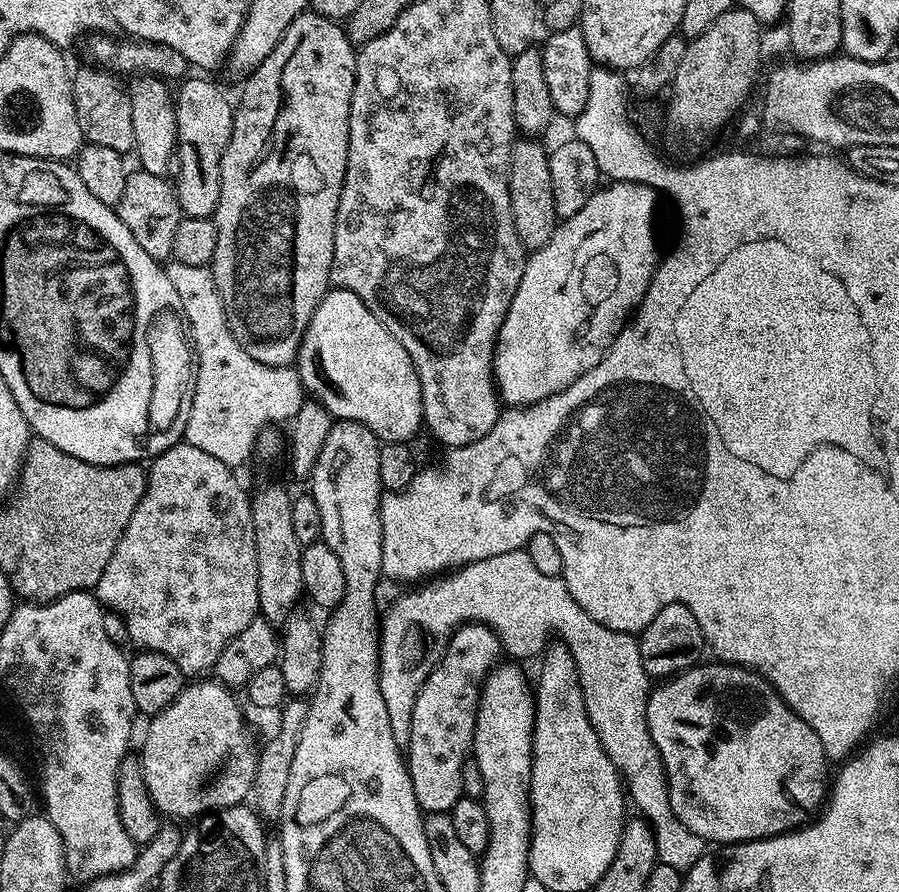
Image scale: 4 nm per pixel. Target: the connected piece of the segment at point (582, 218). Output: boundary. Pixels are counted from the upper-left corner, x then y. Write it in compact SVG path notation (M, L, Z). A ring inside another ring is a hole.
M612 182L601 187L590 198L590 202L578 210L578 214L561 219L557 223L552 238L546 242L546 246L535 249L524 261L524 273L522 282L518 282L518 290L510 302L510 310L500 327L500 333L496 336L496 351L492 353L492 375L496 381L497 393L505 405L523 406L536 404L547 396L558 394L570 387L575 380L582 378L582 374L589 372L608 353L608 348L614 342L614 338L624 329L630 317L638 307L638 301L644 296L645 288L650 286L652 276L656 273L658 255L656 256L656 189L645 184L625 184Z

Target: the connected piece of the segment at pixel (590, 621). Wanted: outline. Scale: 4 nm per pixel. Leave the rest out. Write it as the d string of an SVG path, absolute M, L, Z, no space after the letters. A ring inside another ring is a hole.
M527 550L466 564L425 584L428 584L425 588L416 588L398 597L392 609L382 616L380 689L397 746L401 750L410 746L418 690L422 690L426 678L444 657L450 638L461 624L485 624L500 637L501 649L520 662L531 656L539 657L550 643L548 635L557 632L580 671L588 717L610 762L614 762L624 781L627 799L652 827L657 861L674 866L682 874L696 865L704 856L706 842L686 830L686 826L678 822L674 806L670 806L662 754L658 754L658 746L654 738L650 738L650 726L646 722L650 677L642 666L639 639L633 633L615 632L594 622L594 618L574 602L563 579L539 572L534 562L530 562Z

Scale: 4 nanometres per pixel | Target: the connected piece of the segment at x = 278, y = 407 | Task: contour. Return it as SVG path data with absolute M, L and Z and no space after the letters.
M172 262L167 265L166 271L170 282L174 282L174 290L178 290L178 298L182 298L182 310L192 327L190 339L196 345L196 389L194 390L194 402L190 406L190 418L186 422L186 430L182 437L183 443L189 444L190 446L198 446L198 450L202 450L205 454L211 454L212 457L218 458L218 462L222 462L227 468L233 470L239 469L239 464L246 463L250 458L253 459L256 450L256 440L265 428L279 425L281 423L279 420L285 420L285 422L291 421L298 414L299 408L302 407L306 399L304 384L300 381L300 373L292 366L283 368L282 366L263 364L254 357L251 357L247 350L240 345L238 338L234 336L228 325L228 315L224 313L224 302L216 289L216 282L208 268L203 268L202 266L186 266L185 264Z

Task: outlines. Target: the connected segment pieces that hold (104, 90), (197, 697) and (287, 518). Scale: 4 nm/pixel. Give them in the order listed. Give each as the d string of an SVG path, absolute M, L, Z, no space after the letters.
M99 66L75 69L72 77L72 97L74 110L78 110L78 122L84 131L87 143L107 146L128 154L136 147L134 142L134 121L130 111L130 98L123 80L117 73L107 71Z
M215 678L197 679L189 683L180 697L166 706L166 710L147 721L148 733L144 736L144 745L138 751L138 756L148 793L161 817L176 822L192 822L210 812L242 804L249 799L255 782L258 744L252 741L248 724L244 721L244 712L232 697L232 692L229 685L221 684Z
M264 484L251 497L254 518L254 542L258 554L260 579L259 615L272 623L283 626L297 611L296 603L305 595L302 582L302 554L304 549L294 535L292 518L293 497L280 484Z

